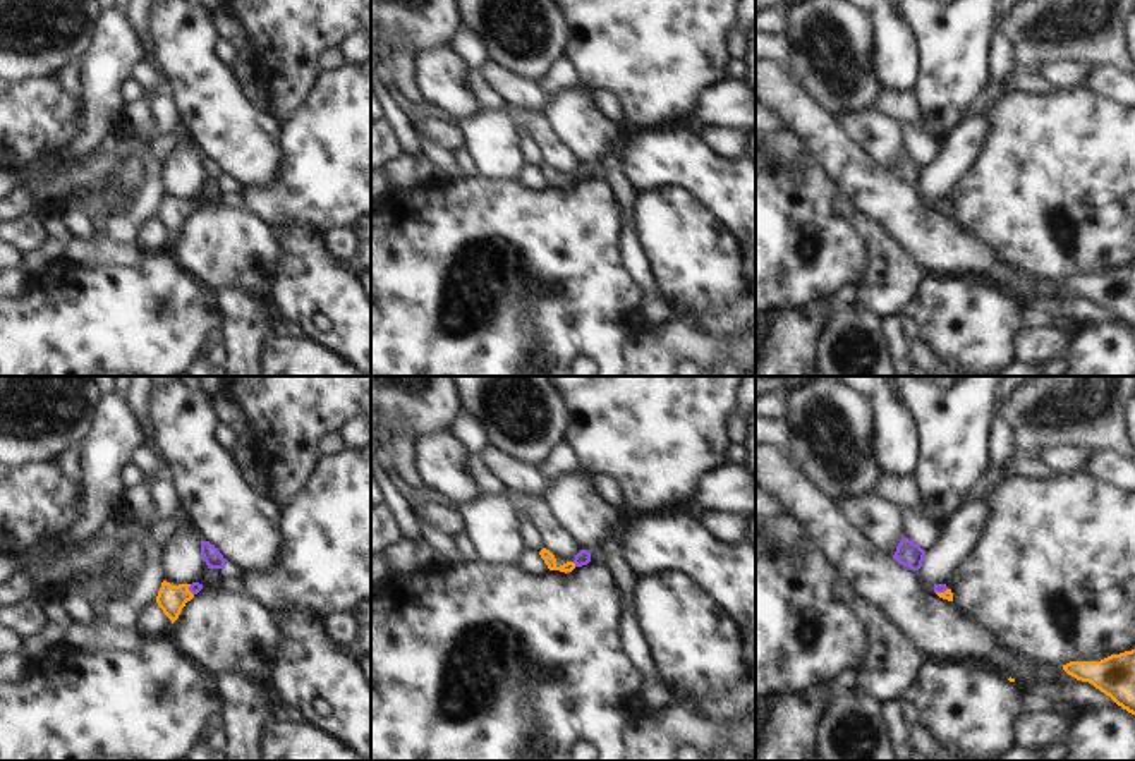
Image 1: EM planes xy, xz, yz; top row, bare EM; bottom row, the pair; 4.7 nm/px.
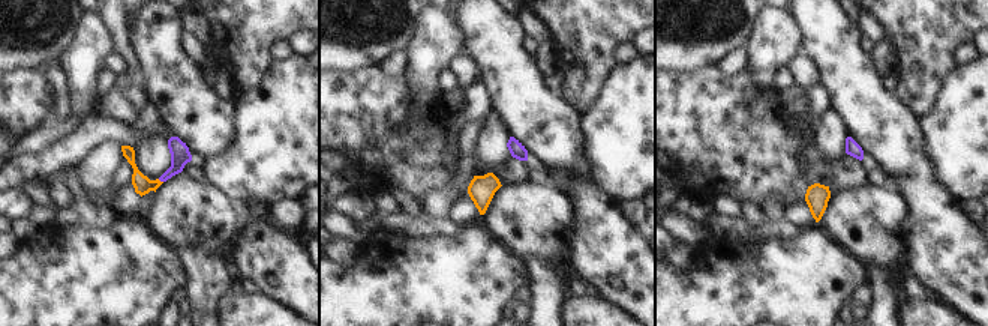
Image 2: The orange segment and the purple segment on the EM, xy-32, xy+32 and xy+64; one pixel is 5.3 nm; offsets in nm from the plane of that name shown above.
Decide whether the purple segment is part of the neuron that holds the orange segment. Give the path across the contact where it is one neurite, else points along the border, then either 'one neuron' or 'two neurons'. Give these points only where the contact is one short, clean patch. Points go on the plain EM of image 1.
runs through xz (546, 170), (557, 182), (574, 179), (582, 172); one neuron

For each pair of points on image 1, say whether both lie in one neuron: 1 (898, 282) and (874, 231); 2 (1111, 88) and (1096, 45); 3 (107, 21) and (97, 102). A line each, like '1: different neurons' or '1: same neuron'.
1: same neuron
2: different neurons
3: same neuron

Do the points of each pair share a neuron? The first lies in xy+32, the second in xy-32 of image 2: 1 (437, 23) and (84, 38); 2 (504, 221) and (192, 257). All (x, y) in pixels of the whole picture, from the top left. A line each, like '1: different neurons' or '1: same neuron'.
1: same neuron
2: different neurons

